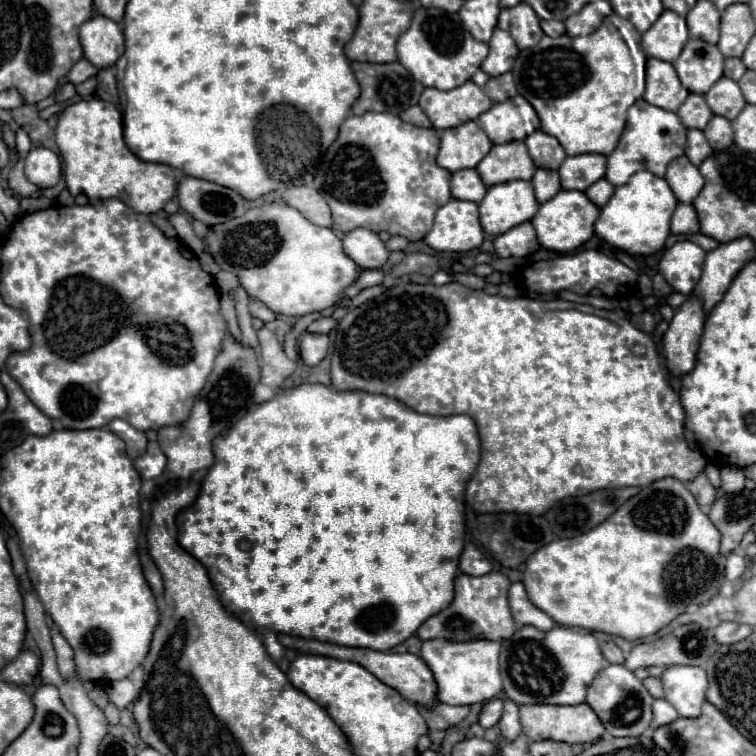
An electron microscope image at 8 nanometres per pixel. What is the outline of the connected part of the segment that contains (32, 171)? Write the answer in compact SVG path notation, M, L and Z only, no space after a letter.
M32 148L26 156L24 172L26 172L26 178L40 188L56 186L62 174L60 158L48 148Z

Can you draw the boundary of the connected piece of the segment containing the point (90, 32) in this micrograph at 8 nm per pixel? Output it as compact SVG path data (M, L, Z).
M100 14L80 26L80 44L84 48L84 58L96 68L112 66L120 54L124 54L124 34L120 24Z

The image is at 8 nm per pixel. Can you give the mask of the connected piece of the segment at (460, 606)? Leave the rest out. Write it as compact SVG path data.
M488 572L484 576L458 574L454 580L454 588L456 588L456 594L452 604L446 610L428 618L420 626L418 636L422 640L432 640L432 638L444 638L452 642L466 642L466 640L478 640L478 638L506 640L516 632L516 624L508 606L510 580L502 572Z

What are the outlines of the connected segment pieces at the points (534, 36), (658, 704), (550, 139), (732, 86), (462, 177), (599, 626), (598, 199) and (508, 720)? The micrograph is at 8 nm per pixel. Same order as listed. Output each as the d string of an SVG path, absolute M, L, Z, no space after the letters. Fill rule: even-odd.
M516 4L508 8L510 12L510 26L508 32L516 40L520 48L530 48L540 42L544 32L540 30L540 18L536 18L536 12L528 4Z
M656 700L656 702L652 704L652 712L654 712L654 720L652 720L652 728L648 730L648 734L650 734L650 732L654 732L656 728L664 726L664 724L674 722L674 720L678 718L678 714L676 714L674 706L672 706L672 704L668 704L666 700Z
M536 130L534 134L530 134L526 138L526 146L528 146L528 152L538 168L556 170L556 168L560 168L560 164L566 158L566 152L560 146L560 142L554 136L544 134L542 130Z
M722 76L720 82L716 82L708 90L706 102L708 102L712 114L724 116L728 120L734 120L740 114L740 110L746 106L746 100L744 100L738 84L726 76Z
M458 170L452 174L452 198L480 202L486 194L486 186L476 170Z
M664 478L664 480L656 480L650 486L642 488L640 494L628 498L612 516L608 516L602 524L598 524L596 528L584 532L582 536L554 540L548 546L542 546L540 550L536 550L536 554L532 554L532 558L528 558L528 562L526 562L522 582L524 582L528 598L536 606L540 606L540 610L548 612L548 616L552 620L560 622L562 626L580 626L580 628L586 628L586 630L592 630L592 632L606 632L606 634L622 636L626 640L636 640L636 638L656 634L662 626L670 624L678 614L682 614L688 604L706 602L706 600L710 600L712 596L716 596L720 592L720 588L724 584L724 558L720 556L718 550L720 550L720 532L710 522L710 518L698 508L694 496L688 492L684 482L680 482L676 478Z
M600 178L598 182L594 182L588 190L586 190L588 198L596 204L596 206L604 206L608 202L608 198L614 194L614 186L606 180L606 178Z
M512 700L504 702L504 712L500 716L498 726L506 740L514 740L516 736L520 736L522 726L520 726L520 718L518 718L518 706Z

